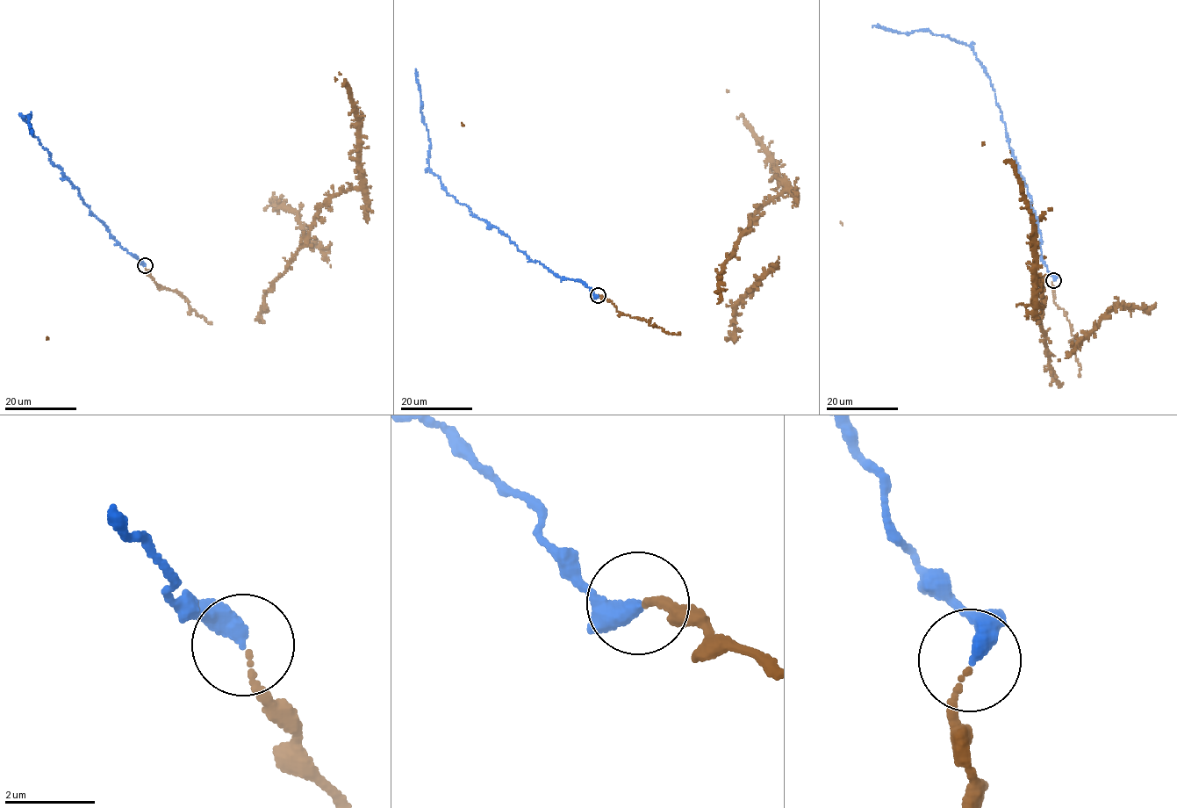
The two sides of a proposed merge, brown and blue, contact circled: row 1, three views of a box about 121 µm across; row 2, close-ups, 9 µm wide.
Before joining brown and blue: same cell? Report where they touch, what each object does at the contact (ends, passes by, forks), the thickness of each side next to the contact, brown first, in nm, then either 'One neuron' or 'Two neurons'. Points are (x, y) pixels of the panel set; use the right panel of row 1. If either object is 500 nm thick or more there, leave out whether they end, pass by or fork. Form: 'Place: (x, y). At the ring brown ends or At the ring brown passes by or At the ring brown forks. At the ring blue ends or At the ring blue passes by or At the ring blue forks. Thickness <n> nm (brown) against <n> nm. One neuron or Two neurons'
Place: (1053, 280). At the ring brown ends. At the ring blue passes by. Thickness 110 nm (brown) against 280 nm. One neuron

